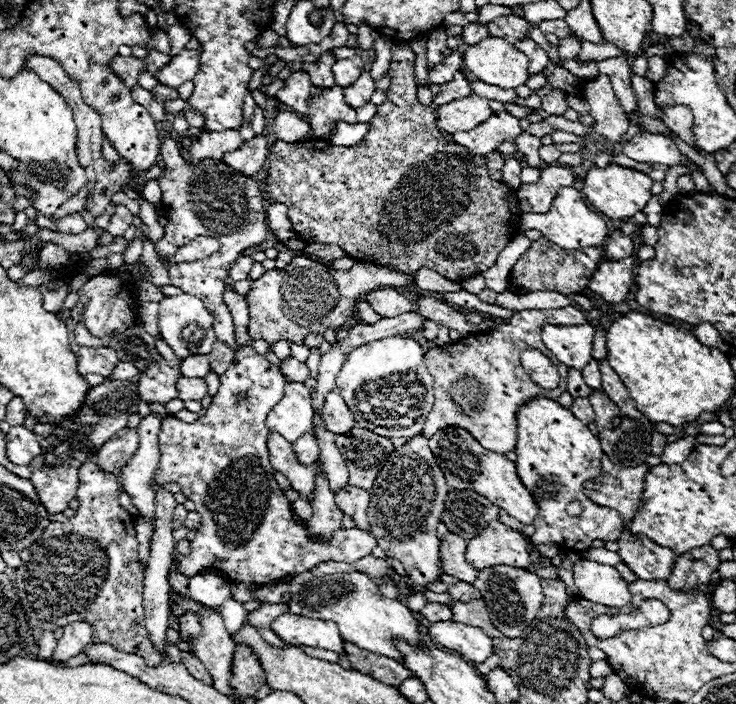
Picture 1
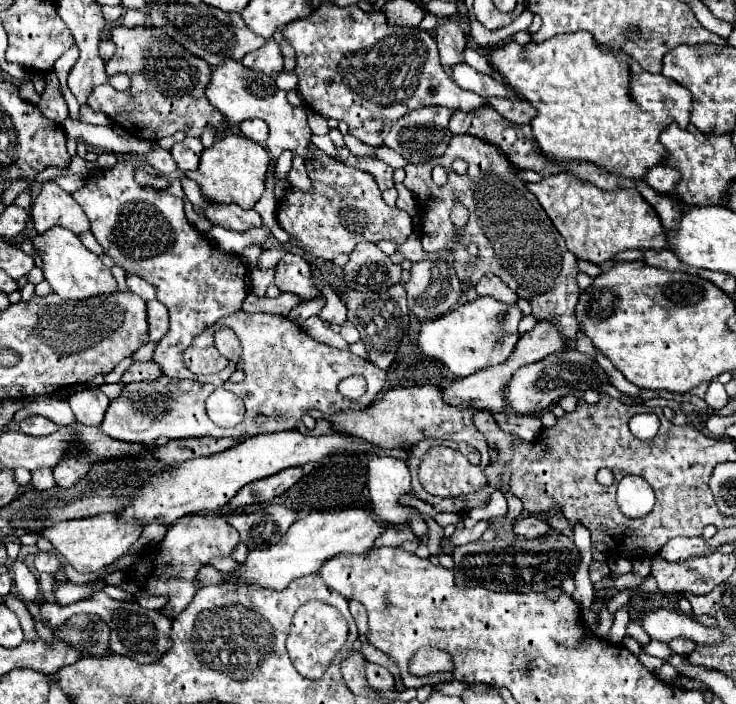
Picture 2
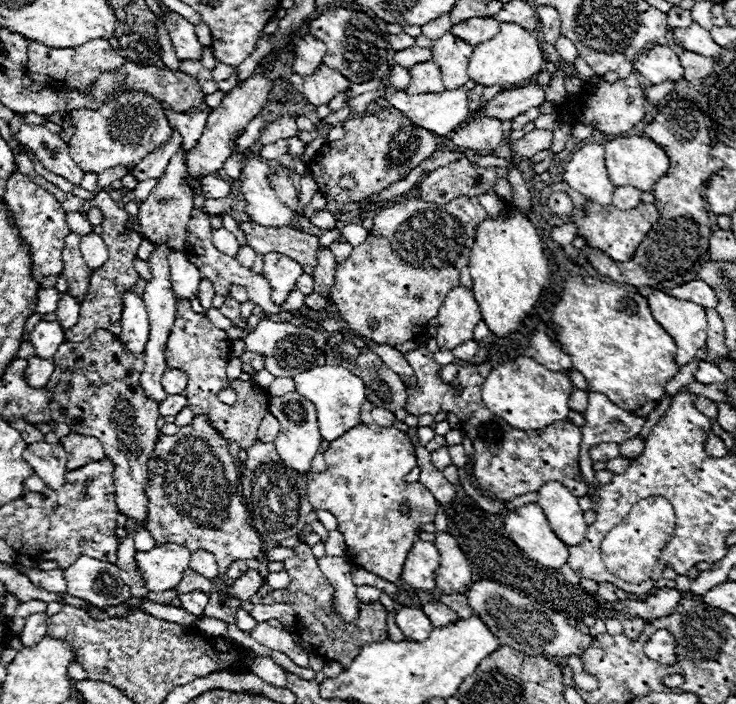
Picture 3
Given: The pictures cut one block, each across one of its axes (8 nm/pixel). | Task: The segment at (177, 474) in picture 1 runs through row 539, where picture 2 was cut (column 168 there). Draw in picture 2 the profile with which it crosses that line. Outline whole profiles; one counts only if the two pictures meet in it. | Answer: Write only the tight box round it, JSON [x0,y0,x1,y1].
[72,162,248,386]

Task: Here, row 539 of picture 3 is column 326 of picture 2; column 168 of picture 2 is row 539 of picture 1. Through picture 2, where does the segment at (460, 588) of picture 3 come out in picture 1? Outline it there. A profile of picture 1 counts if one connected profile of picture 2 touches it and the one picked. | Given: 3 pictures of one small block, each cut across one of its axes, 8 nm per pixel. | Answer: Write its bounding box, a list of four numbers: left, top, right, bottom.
[466,520,530,570]

